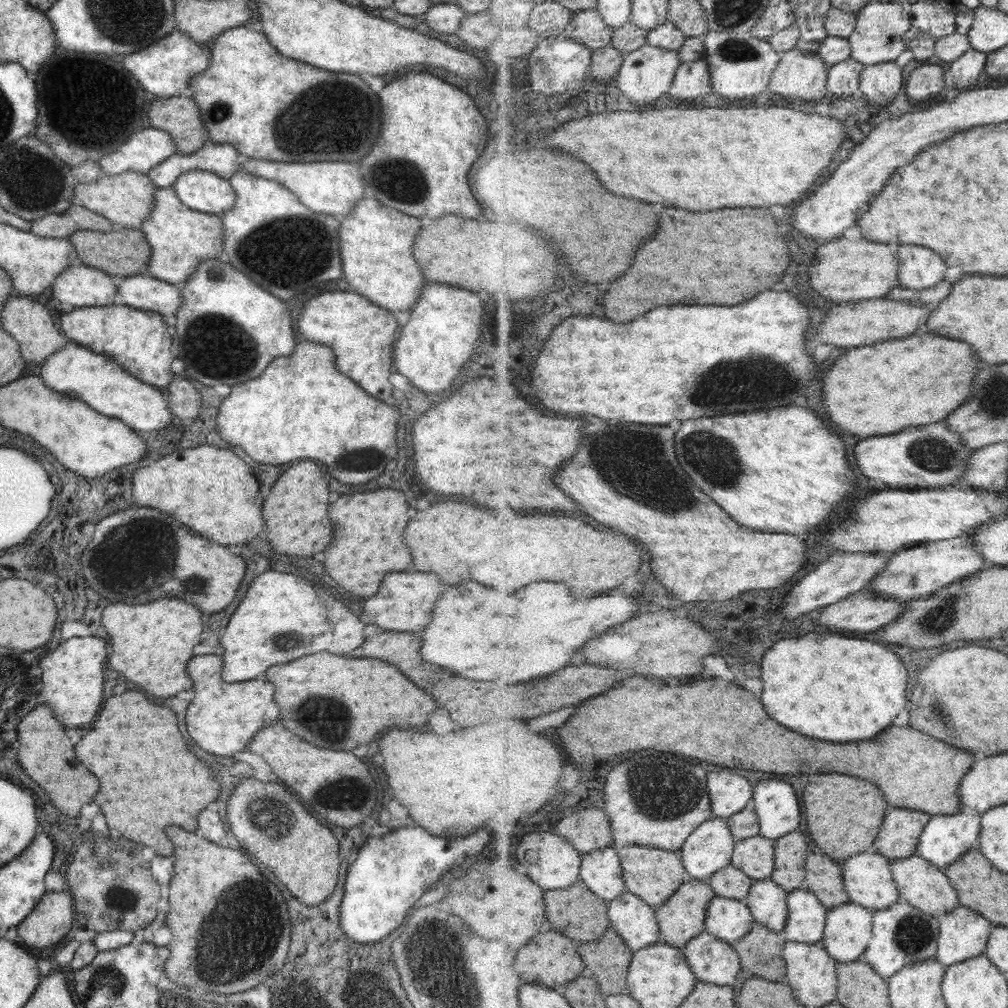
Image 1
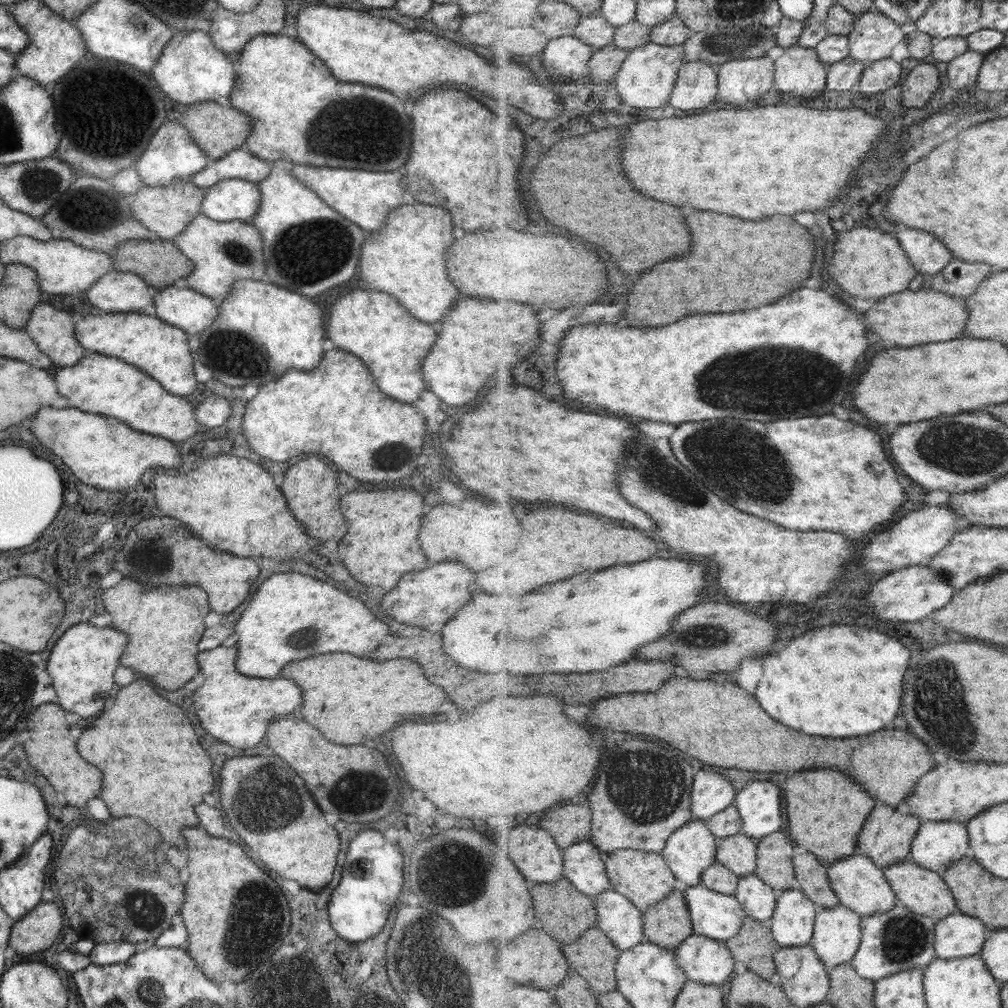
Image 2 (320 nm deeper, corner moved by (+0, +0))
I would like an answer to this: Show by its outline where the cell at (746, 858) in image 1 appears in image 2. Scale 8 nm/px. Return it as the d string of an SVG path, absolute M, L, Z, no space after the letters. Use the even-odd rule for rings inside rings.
M743 832L717 840L717 862L742 876L756 872L758 865L757 840Z

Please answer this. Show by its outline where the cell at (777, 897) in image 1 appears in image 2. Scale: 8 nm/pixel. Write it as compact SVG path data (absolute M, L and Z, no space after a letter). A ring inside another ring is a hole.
M756 873L740 877L734 897L743 904L749 917L769 923L776 913L779 891L769 886Z

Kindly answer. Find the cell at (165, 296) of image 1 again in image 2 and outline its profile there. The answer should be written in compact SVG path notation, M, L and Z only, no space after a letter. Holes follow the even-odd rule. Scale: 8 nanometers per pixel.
M183 284L158 288L152 302L155 316L186 334L199 335L217 318L217 303Z

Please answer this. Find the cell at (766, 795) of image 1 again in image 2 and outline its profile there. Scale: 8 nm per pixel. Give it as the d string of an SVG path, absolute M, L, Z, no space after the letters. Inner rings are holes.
M751 782L737 794L734 805L743 818L742 832L760 839L781 830L781 790L771 782Z

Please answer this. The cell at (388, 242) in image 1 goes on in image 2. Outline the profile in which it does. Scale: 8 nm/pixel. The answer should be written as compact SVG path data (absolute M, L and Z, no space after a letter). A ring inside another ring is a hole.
M416 201L402 203L388 212L385 226L367 232L359 258L359 280L395 297L413 318L430 325L441 321L459 298L446 273L445 250L453 242L451 230L451 217L444 208Z

